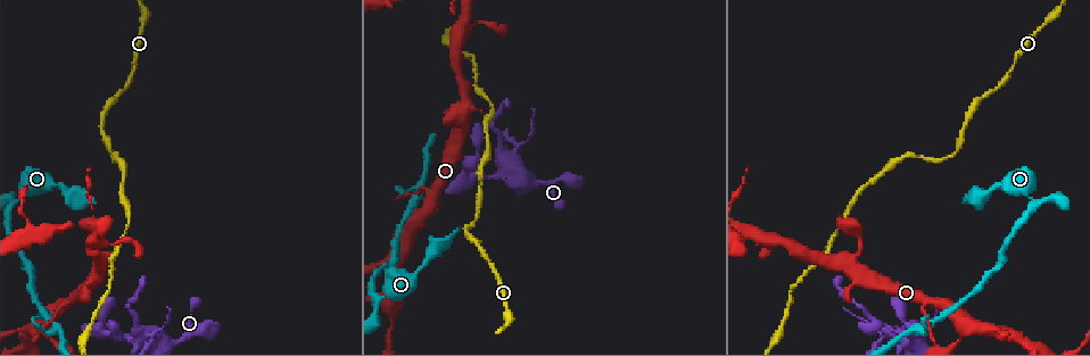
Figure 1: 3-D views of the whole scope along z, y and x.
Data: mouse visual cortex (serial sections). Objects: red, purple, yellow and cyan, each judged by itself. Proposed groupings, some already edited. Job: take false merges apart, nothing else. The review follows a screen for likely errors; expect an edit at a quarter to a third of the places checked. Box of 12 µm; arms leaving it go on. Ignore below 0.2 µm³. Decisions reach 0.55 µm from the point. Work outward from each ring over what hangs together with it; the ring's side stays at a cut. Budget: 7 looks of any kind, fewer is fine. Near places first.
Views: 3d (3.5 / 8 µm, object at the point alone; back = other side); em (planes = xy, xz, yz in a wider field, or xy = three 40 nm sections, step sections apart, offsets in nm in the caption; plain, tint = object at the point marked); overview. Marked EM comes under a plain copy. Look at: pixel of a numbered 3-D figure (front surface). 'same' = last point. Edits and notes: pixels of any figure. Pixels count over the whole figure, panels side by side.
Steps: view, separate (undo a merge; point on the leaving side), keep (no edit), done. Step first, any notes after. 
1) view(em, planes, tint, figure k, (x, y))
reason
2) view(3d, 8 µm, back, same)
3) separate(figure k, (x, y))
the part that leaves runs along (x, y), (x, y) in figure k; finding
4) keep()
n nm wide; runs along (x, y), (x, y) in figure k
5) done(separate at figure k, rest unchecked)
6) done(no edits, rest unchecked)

view(3d, 3.5 µm, figure 1, (1033, 200))
branch point

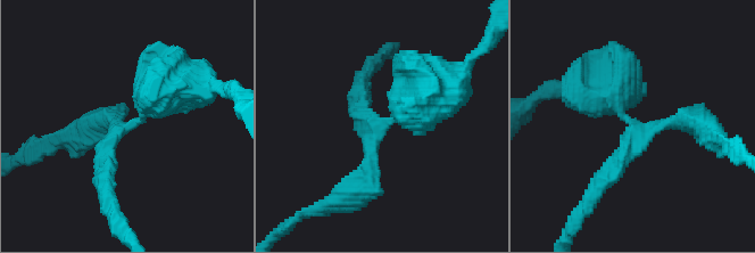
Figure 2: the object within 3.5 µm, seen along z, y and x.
view(em, xy, step 5, tint, figure 2, (633, 128))
3 arms; arms of 250, 250, 600 nm

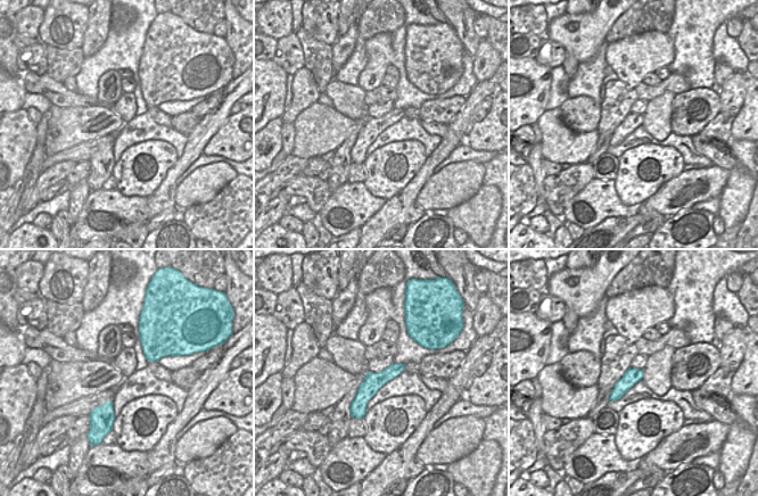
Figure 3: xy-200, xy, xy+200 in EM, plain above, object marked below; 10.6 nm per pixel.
keep()
runs along (402, 366), (361, 398), (355, 415) in figure 3; continuous, no second cell

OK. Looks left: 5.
view(3d, 3.5 µm, figure 1, (852, 266))
branch point

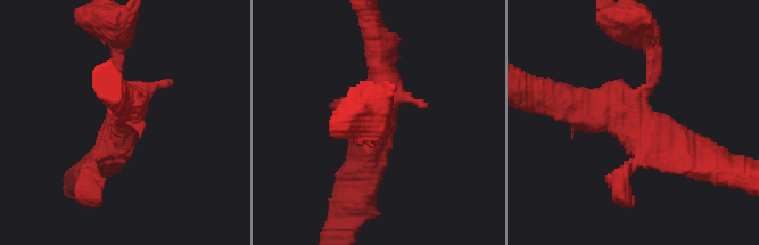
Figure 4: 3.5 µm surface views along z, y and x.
view(em, xy, step 5, tint, figure 4, (634, 118))

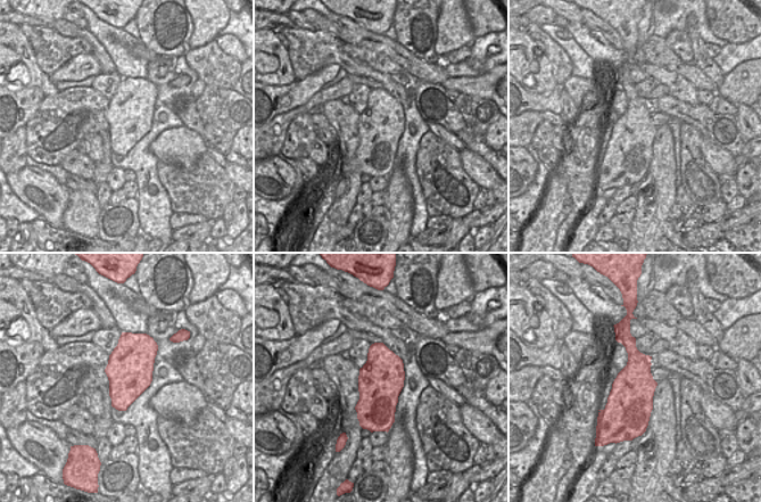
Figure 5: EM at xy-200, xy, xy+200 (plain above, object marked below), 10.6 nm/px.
keep()
all the same cell

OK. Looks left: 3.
view(3d, 3.5 µm, figure 1, (995, 334))
branch point

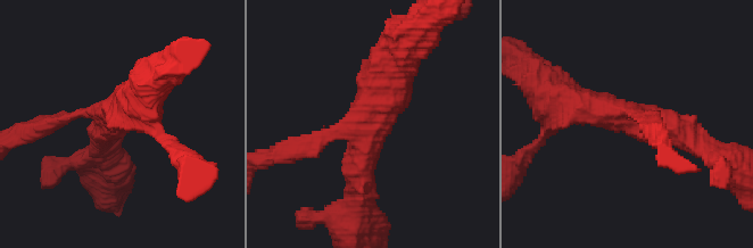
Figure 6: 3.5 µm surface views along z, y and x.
view(em, xy, step 2, tint, figure 6, (372, 128))
3 arms; arms of 200, 300, 500 nm

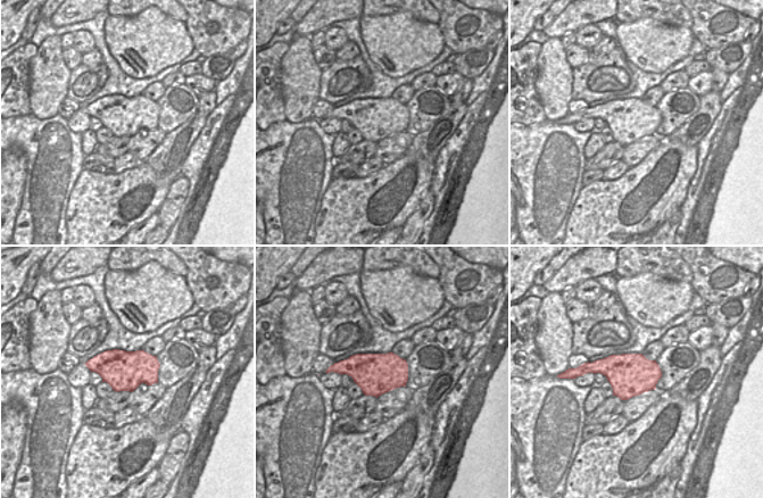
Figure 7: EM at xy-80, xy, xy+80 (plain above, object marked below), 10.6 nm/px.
view(em, xy, step 1, tint, same)
cut it another way

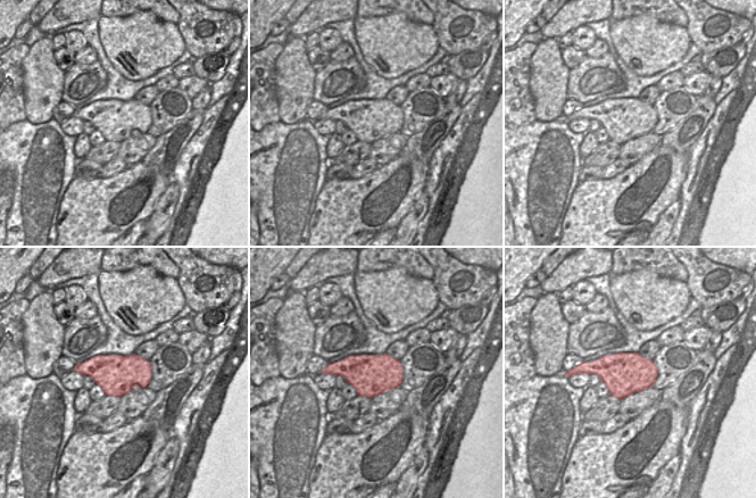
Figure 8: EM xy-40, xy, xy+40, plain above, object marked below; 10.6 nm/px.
keep()
runs along (565, 104), (664, 124), (700, 142) in figure 6; continuous, no second cell

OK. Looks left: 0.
done(no edits, rest unchecked)

